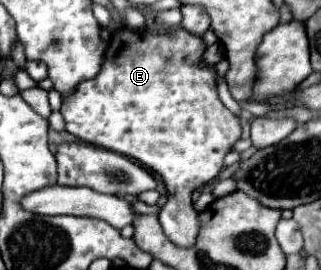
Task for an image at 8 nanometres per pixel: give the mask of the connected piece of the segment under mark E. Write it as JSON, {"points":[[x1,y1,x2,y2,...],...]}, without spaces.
{"points":[[154,23,152,29,146,31,118,29,112,33,100,73,90,81,82,81,76,87,76,93,62,105,68,133,94,147,104,147,124,157,132,157,162,179,162,183,166,185,168,201,160,209,160,225,166,237,170,237,170,241,180,247,194,245,200,229,198,213,192,207,190,199,192,191,206,185,220,173,226,153,242,133,240,121,222,105,218,97,216,71,214,65,208,65,202,59,204,51,204,39,180,25,164,29,162,25]]}

